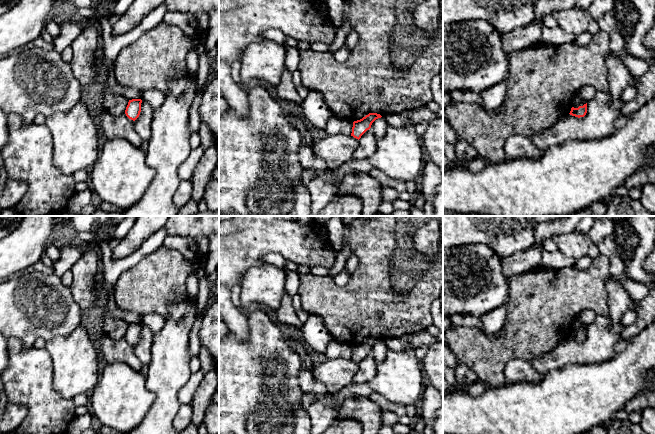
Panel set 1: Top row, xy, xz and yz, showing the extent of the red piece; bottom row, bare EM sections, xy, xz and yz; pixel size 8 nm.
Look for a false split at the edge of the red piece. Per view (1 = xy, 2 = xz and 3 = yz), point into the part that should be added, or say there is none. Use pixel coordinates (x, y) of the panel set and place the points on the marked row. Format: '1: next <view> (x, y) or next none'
1: next none
2: next none
3: next none

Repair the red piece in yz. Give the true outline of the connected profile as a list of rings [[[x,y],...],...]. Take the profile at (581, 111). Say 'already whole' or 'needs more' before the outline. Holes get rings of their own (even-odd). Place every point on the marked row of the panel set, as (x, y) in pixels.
already whole | [[[587,103],[584,104],[583,106],[579,106],[578,108],[572,107],[569,114],[580,118],[580,117],[584,117],[586,113],[587,113]]]

